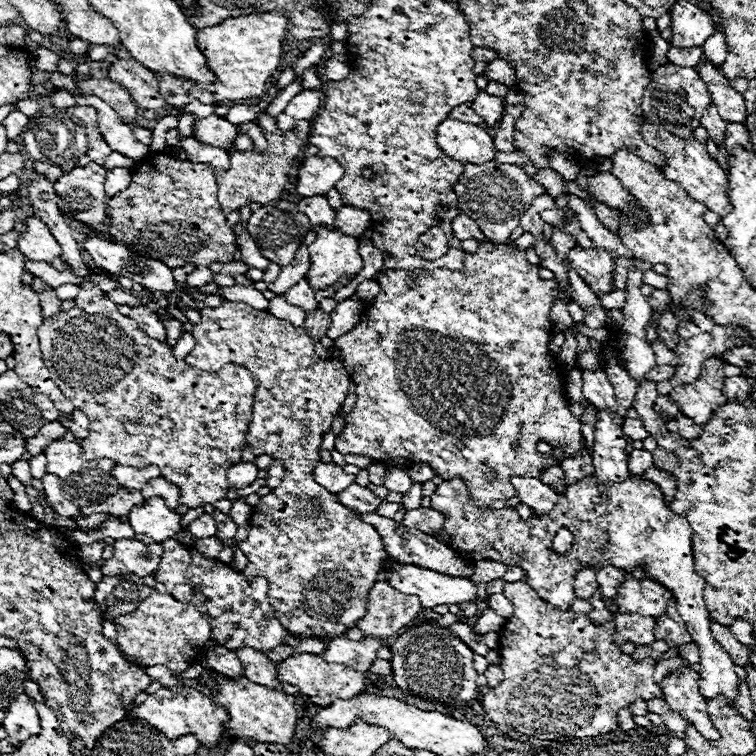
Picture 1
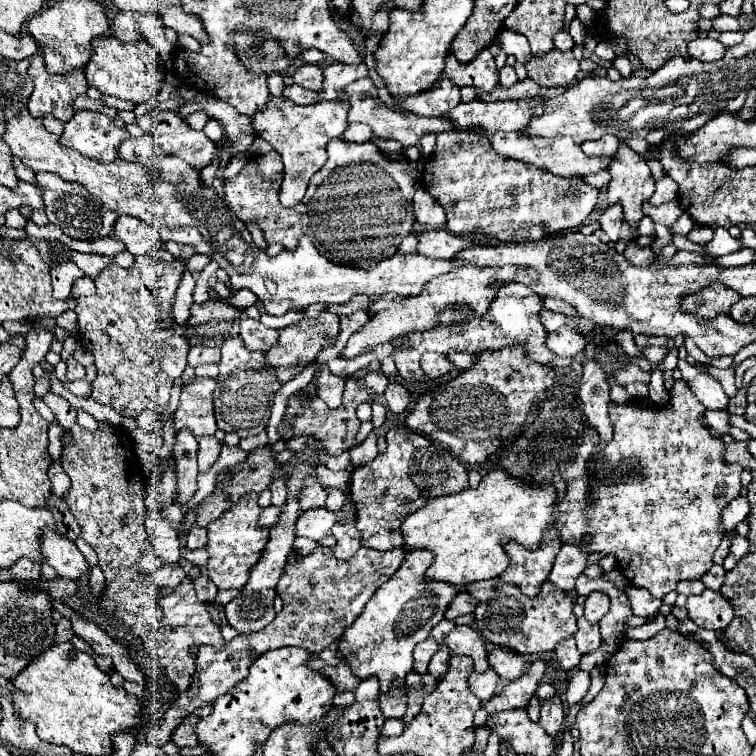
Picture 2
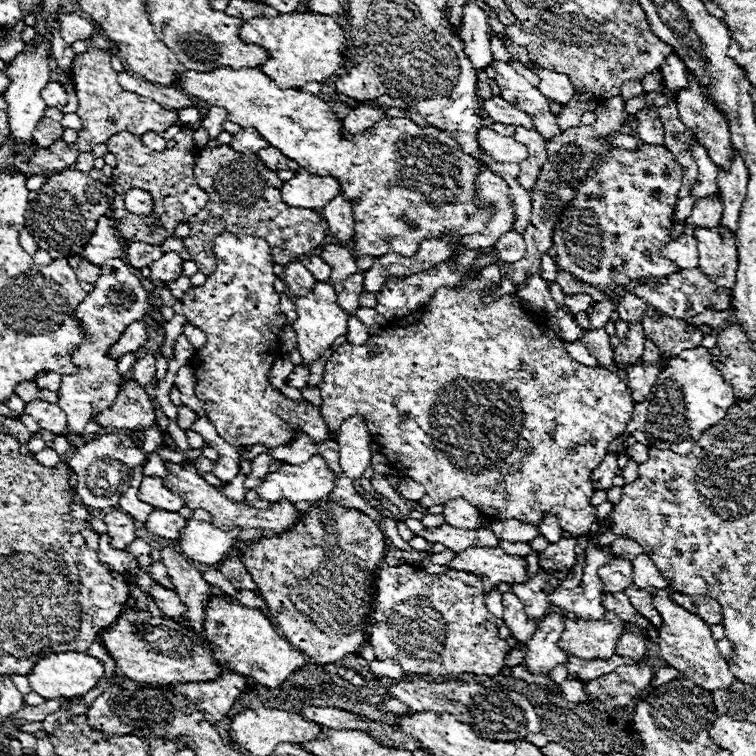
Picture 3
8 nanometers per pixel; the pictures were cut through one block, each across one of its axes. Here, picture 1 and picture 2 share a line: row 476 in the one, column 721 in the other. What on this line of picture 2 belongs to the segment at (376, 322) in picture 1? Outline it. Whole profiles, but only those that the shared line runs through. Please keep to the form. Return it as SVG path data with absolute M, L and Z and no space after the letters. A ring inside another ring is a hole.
M676 380L670 392L670 402L656 410L638 410L638 400L626 404L612 402L610 420L614 424L614 438L598 456L594 456L598 434L594 434L586 424L572 450L574 456L570 458L570 464L562 464L562 478L568 484L562 502L556 500L550 484L532 486L508 476L504 470L492 470L482 478L478 488L466 488L460 494L430 500L424 508L408 514L402 522L404 550L412 552L424 548L434 554L434 562L426 570L424 580L466 586L470 582L496 578L508 568L510 560L504 552L506 540L516 540L530 550L540 548L542 532L554 522L556 530L562 534L562 542L580 544L582 536L588 534L592 538L586 546L590 554L602 552L604 556L616 556L618 566L630 584L646 588L654 598L664 598L668 592L676 590L680 580L700 580L706 568L712 566L712 554L724 538L720 512L740 494L742 488L742 468L722 460L722 448L726 446L722 440L710 436L702 426L702 418L704 406L690 392L684 380ZM590 490L596 494L594 502L586 500Z

